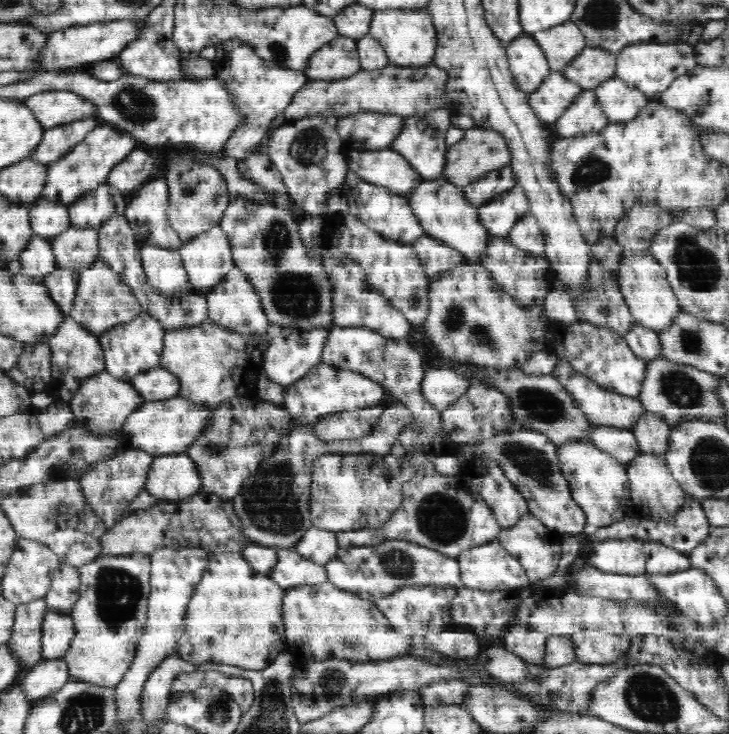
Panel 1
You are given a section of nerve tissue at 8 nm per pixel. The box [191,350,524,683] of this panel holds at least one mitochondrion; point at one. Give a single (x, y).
(271, 503)

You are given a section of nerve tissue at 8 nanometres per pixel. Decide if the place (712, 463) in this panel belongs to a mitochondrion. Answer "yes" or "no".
yes

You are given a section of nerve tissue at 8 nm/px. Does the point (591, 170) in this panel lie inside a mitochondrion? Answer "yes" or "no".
yes

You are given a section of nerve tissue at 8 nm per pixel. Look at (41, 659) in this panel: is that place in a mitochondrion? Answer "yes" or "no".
no

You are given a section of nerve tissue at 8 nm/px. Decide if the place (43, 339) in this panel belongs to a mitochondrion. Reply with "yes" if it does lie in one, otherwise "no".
no

